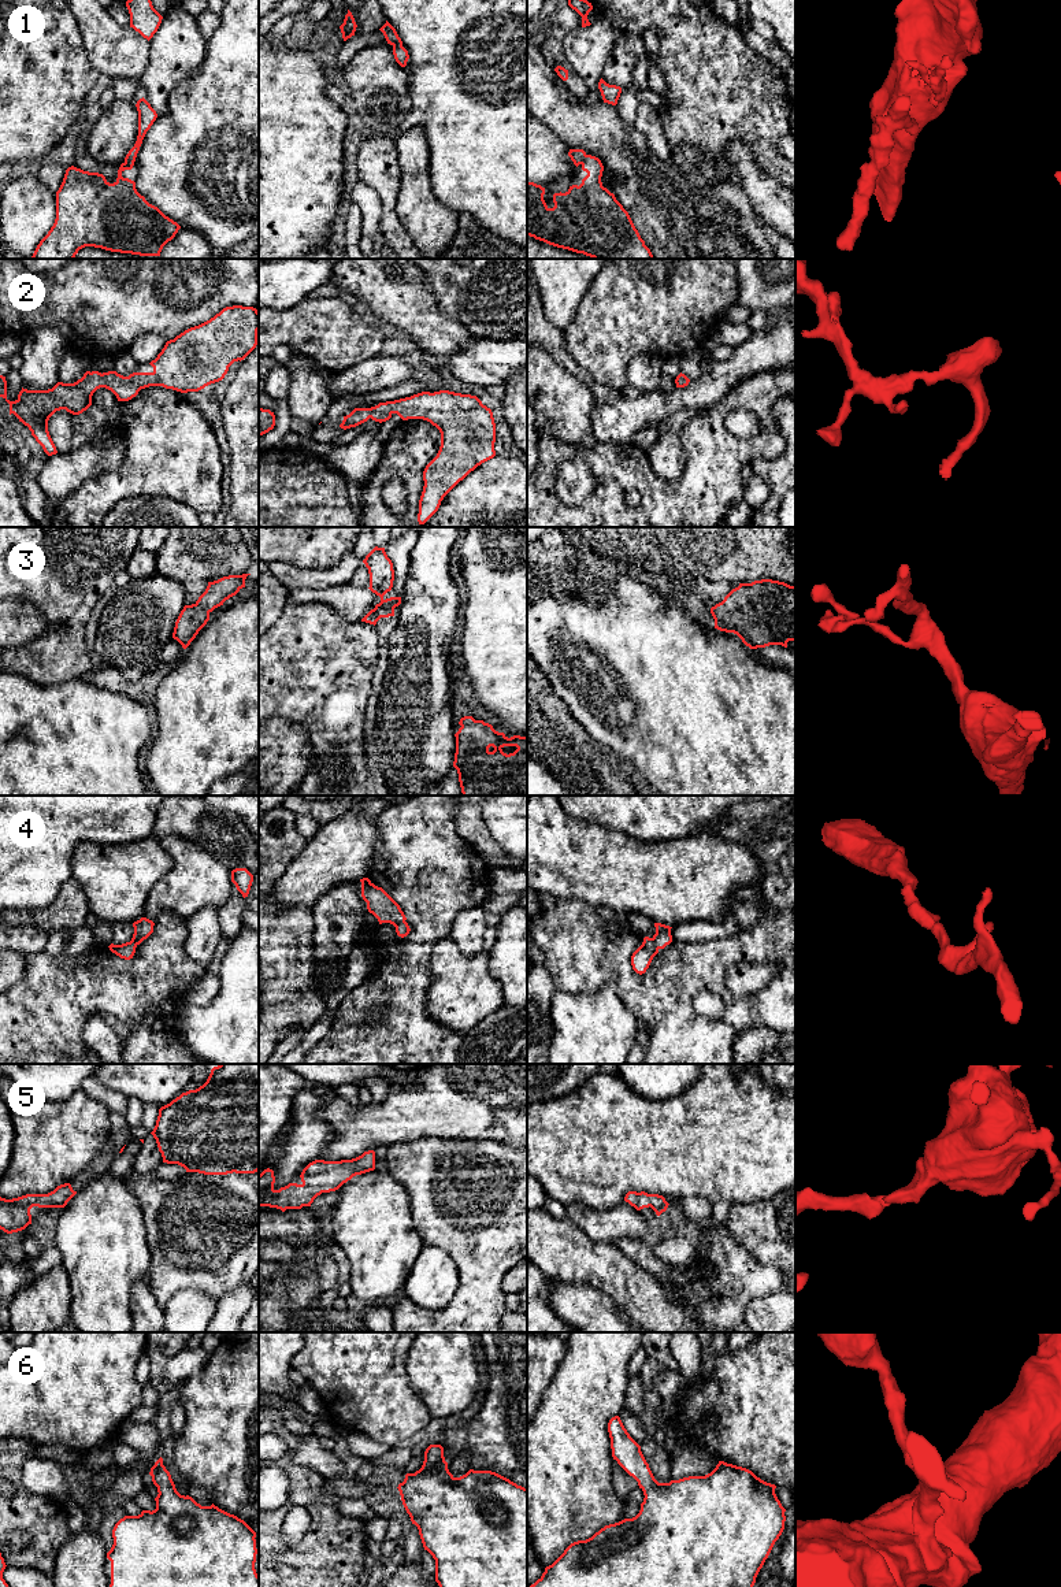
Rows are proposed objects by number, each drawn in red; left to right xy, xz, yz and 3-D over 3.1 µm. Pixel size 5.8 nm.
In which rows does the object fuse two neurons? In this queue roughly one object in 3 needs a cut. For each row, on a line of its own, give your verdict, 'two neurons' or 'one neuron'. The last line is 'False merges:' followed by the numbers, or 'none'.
1: two neurons
2: one neuron
3: one neuron
4: one neuron
5: one neuron
6: one neuron
False merges: 1

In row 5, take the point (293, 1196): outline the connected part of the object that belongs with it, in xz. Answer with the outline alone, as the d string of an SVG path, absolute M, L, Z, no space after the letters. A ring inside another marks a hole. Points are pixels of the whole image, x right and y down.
M368 1150L352 1160L324 1161L315 1160L301 1172L301 1184L289 1183L279 1190L274 1189L274 1171L267 1168L259 1175L259 1206L301 1209L311 1206L322 1193L338 1190L356 1175L375 1169L375 1152Z

